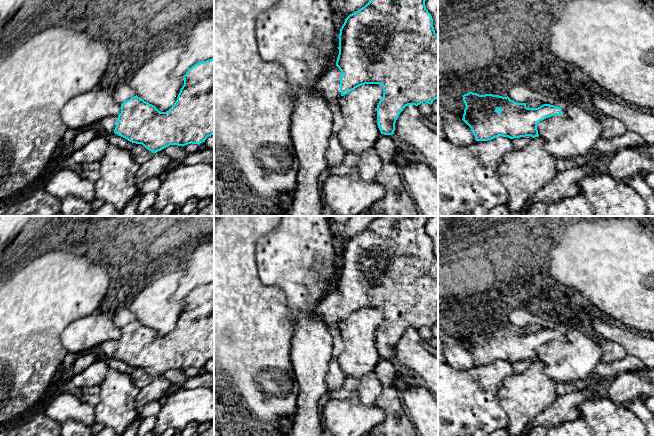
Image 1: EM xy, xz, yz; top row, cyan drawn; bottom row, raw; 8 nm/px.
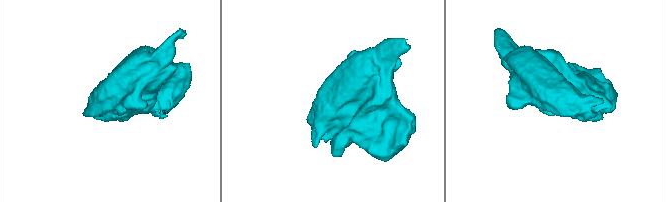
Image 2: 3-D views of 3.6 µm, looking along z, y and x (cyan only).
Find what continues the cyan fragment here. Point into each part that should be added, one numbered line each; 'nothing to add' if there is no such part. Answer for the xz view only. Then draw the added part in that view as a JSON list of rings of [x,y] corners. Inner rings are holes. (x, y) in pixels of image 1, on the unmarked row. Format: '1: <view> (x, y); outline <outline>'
1: xz (329, 309); outline [[[336,290],[328,294],[328,296],[319,304],[317,315],[322,318],[329,326],[329,332],[333,339],[332,358],[338,358],[344,351],[344,341],[341,337],[338,323],[341,320],[340,301],[342,297]]]

